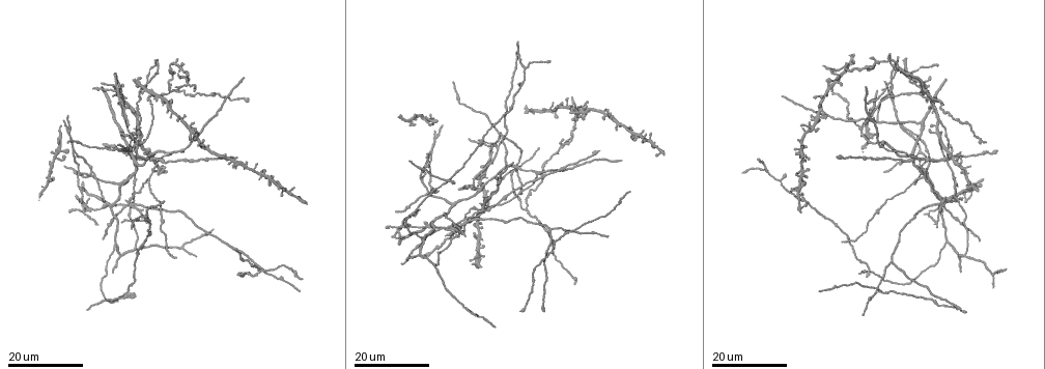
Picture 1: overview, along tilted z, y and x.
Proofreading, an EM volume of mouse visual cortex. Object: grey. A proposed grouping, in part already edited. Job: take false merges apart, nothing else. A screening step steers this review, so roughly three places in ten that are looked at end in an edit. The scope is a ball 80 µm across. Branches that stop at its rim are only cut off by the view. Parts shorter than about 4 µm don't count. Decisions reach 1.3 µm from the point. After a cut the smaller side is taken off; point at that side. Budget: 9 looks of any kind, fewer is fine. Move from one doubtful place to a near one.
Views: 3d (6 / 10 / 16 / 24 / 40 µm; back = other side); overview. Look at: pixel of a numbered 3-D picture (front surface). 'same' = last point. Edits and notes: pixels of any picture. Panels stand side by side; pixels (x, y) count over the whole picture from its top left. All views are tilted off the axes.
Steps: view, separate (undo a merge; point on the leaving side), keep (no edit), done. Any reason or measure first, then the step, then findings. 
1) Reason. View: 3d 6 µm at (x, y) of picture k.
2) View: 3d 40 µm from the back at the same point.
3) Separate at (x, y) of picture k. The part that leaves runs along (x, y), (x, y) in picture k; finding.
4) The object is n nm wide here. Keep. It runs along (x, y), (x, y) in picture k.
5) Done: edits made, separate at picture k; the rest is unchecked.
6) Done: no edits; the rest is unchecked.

Small branch off a trunk. View: 3d 16 µm at (93, 170) of picture 1.

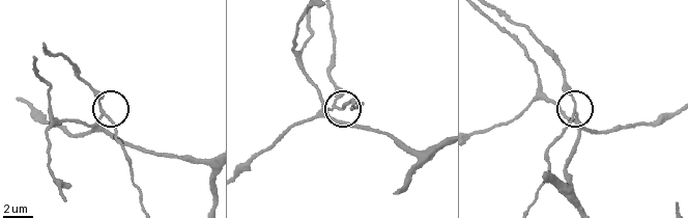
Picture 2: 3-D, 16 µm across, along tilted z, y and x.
View: 3d 10 µm at (340, 109) of picture 2.

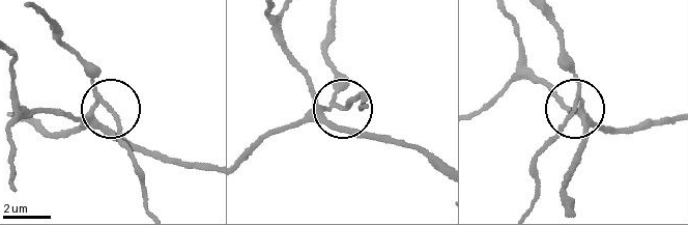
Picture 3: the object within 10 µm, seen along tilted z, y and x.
3 arms meet here. Separate at (117, 124) of picture 3. The part that leaves runs along (99, 99), (113, 117), (147, 207) in picture 3; two cells meet here.

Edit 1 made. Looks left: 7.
View: overview.

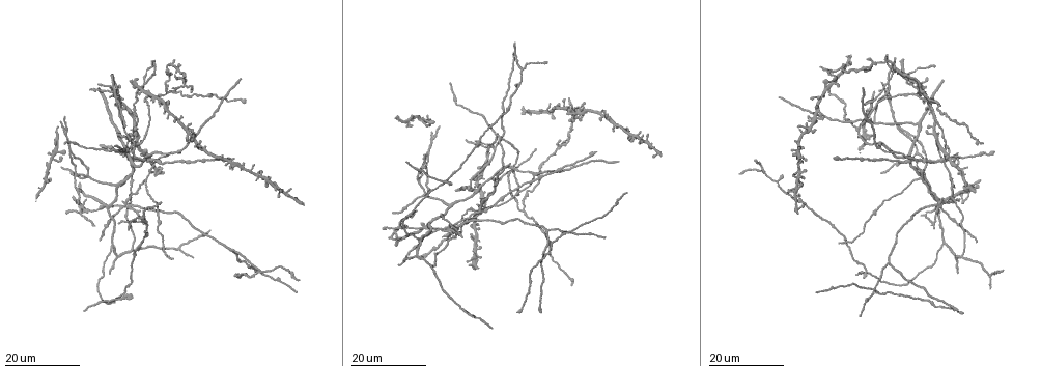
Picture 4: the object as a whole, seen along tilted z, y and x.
Three arms meet. View: 3d 24 µm at (75, 172) of picture 4.

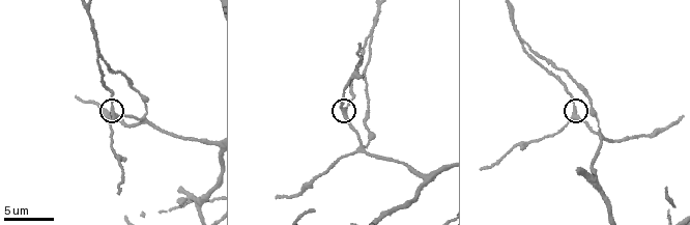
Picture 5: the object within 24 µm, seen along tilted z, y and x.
View: 3d 6 µm at (344, 111) of picture 5.

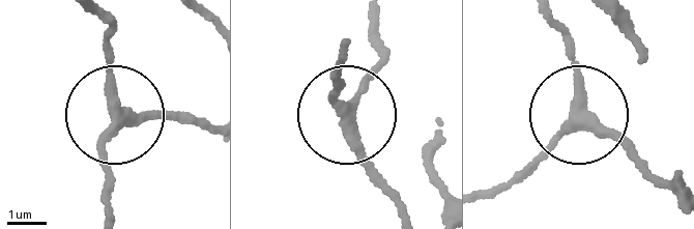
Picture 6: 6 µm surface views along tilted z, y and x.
The object is 280 nm wide here. Keep. It runs along (213, 133), (122, 115), (98, 199) in picture 6; one cell here.

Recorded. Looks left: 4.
Three arms meet. View: 3d 16 µm at (936, 103) of picture 4.

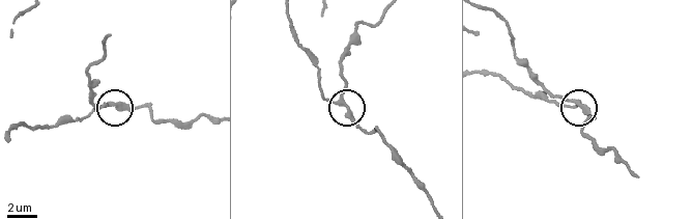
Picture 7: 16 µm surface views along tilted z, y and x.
Zoom in. View: 3d 10 µm at (578, 102) of picture 7.

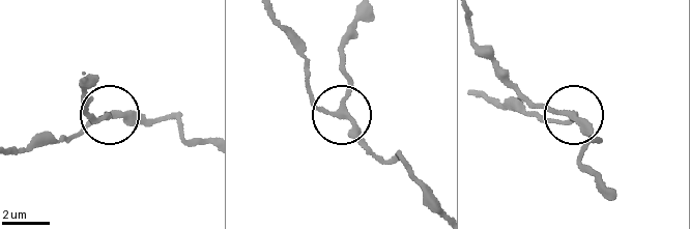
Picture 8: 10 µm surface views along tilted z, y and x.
3 arms meet here. Keep. It runs along (485, 94), (530, 115), (562, 120), (576, 114), (600, 139) in picture 8; all the same cell.

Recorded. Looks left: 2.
Branch point. View: 3d 24 µm at (147, 155) of picture 4.

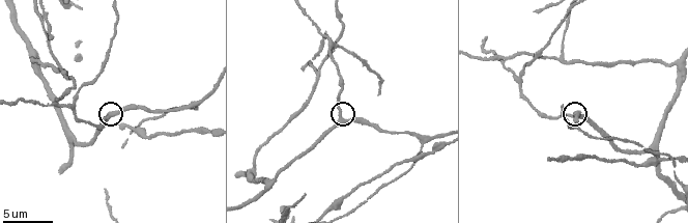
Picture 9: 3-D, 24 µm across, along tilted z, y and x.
View: 3d 6 µm at (341, 118) of picture 9.

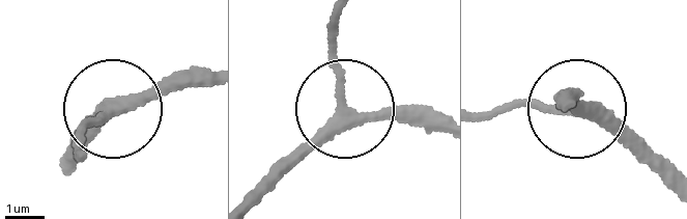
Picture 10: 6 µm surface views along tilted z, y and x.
3 arms meet here. Keep. It runs along (337, 10), (341, 111), (278, 175) in picture 10; continuous, no second cell.

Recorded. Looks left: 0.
Done: edits made, separate at picture 3; the rest is unchecked.

